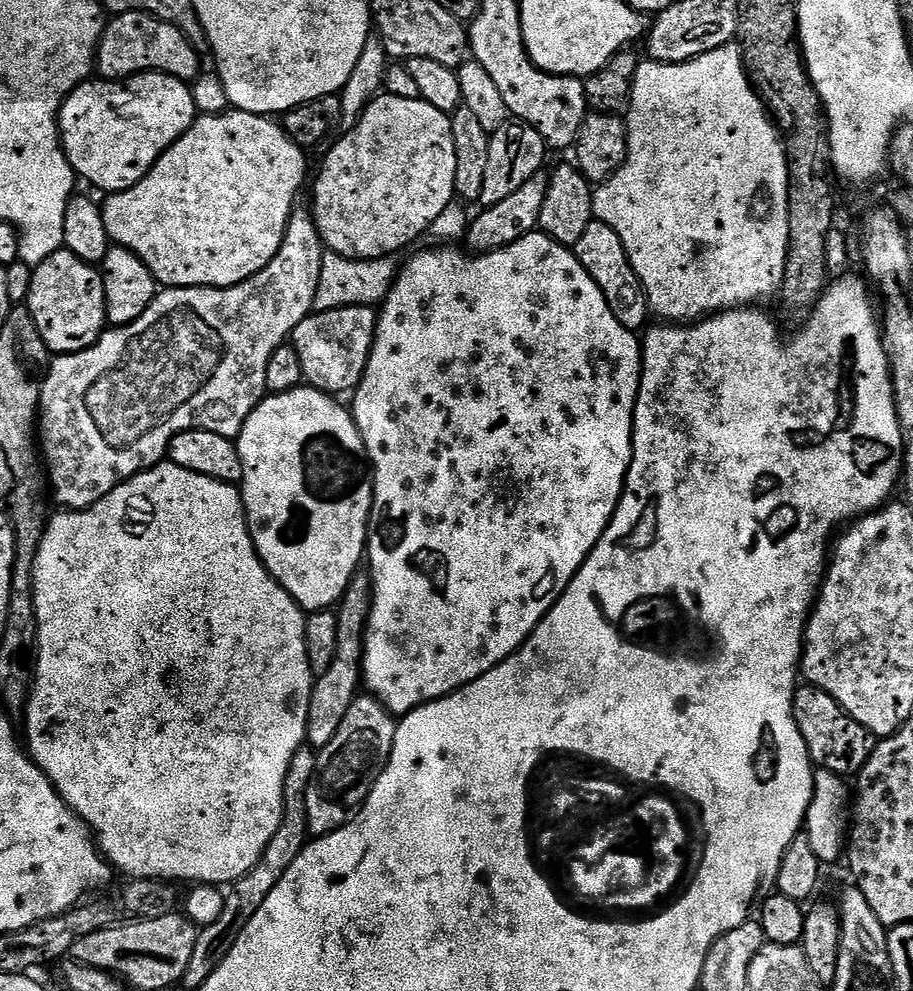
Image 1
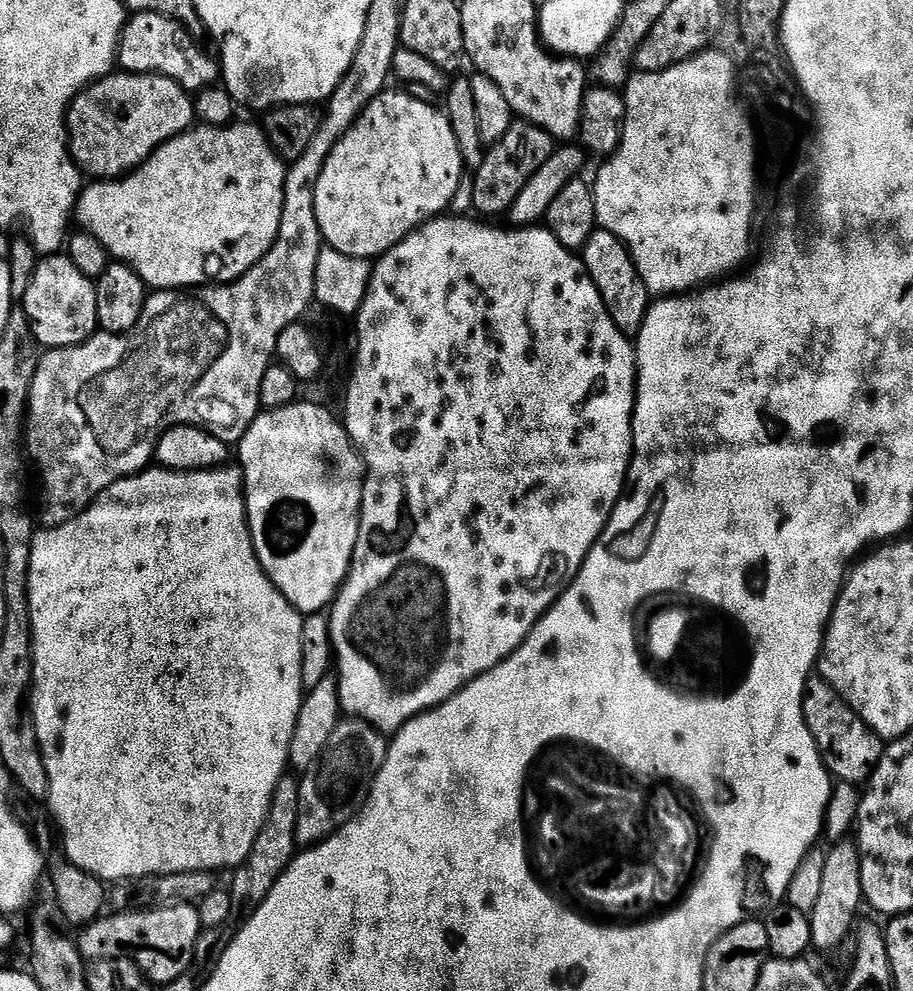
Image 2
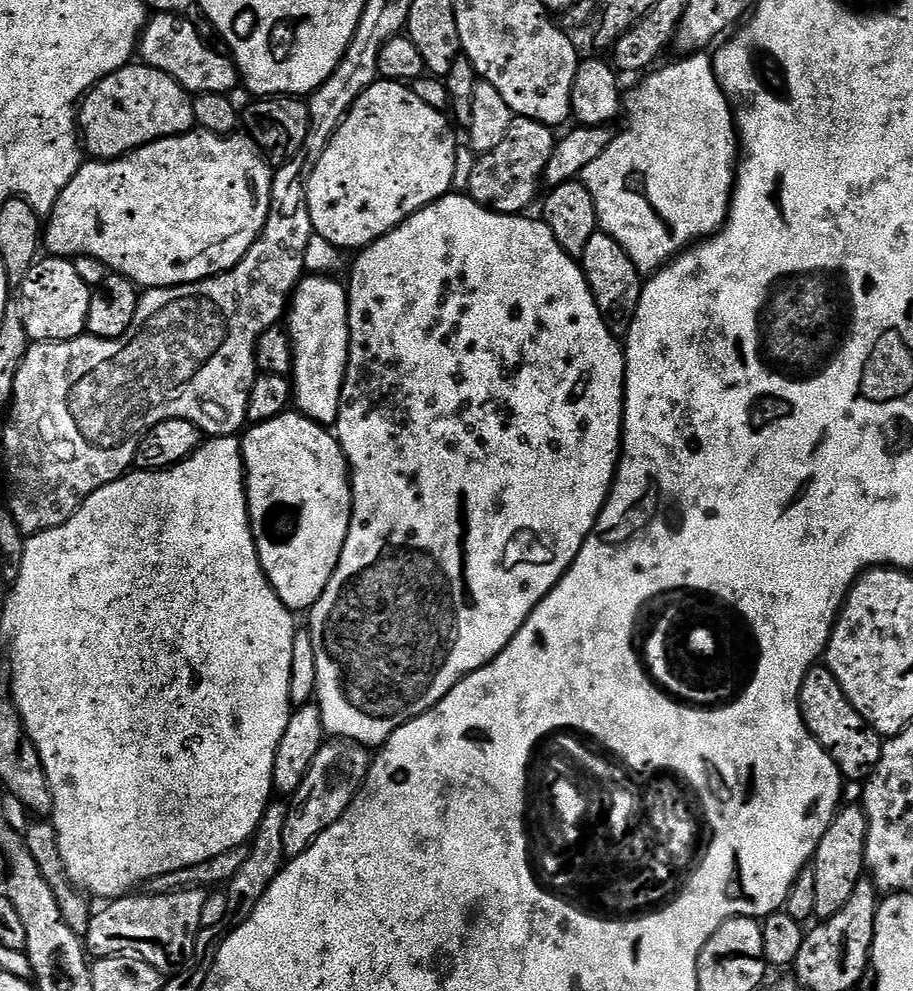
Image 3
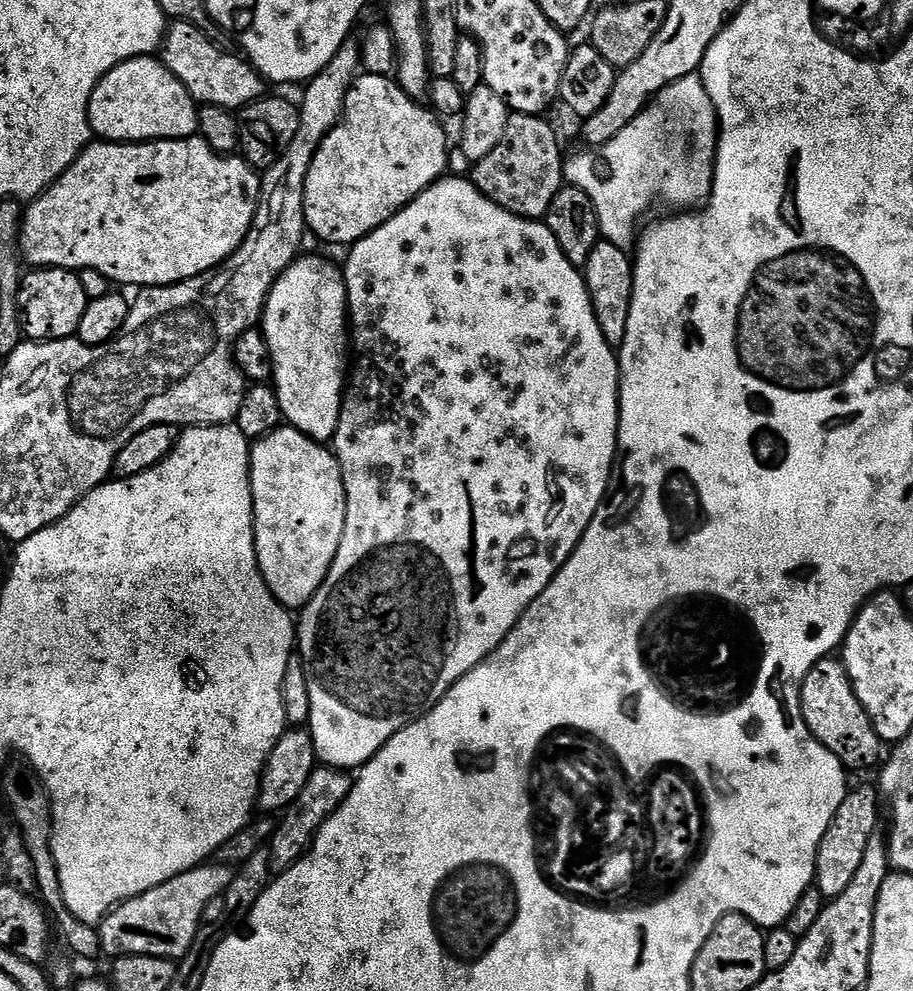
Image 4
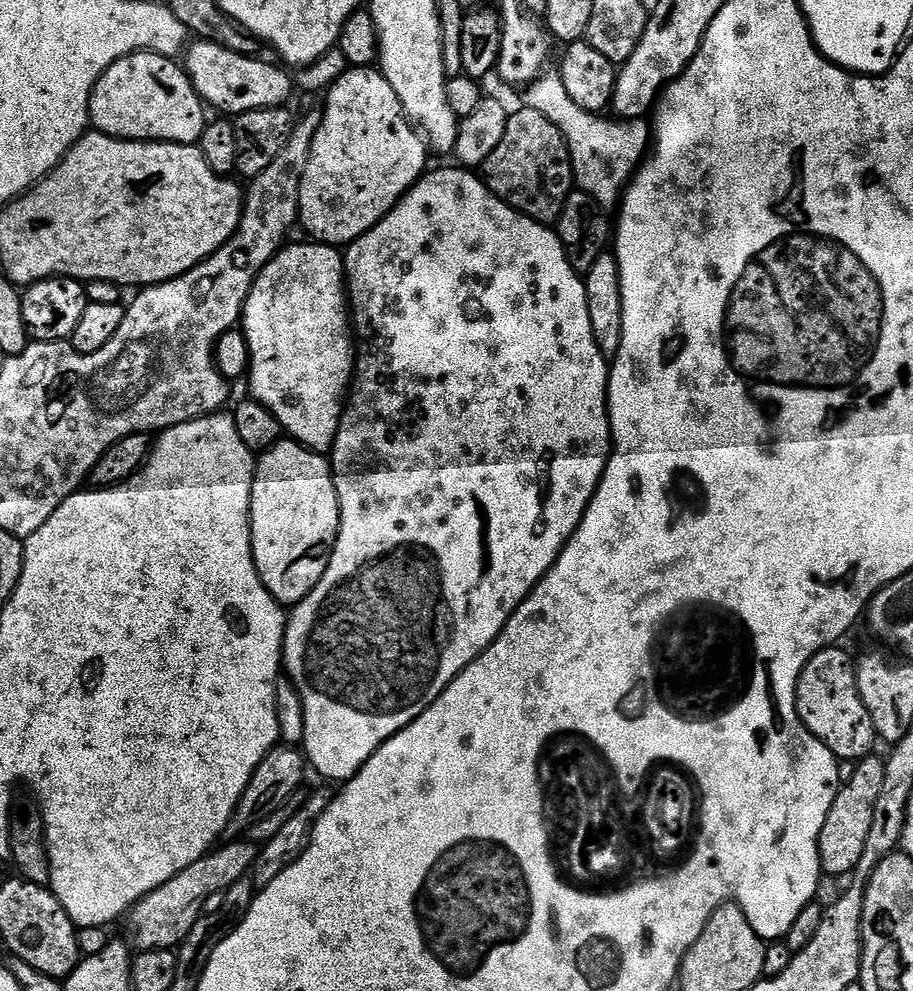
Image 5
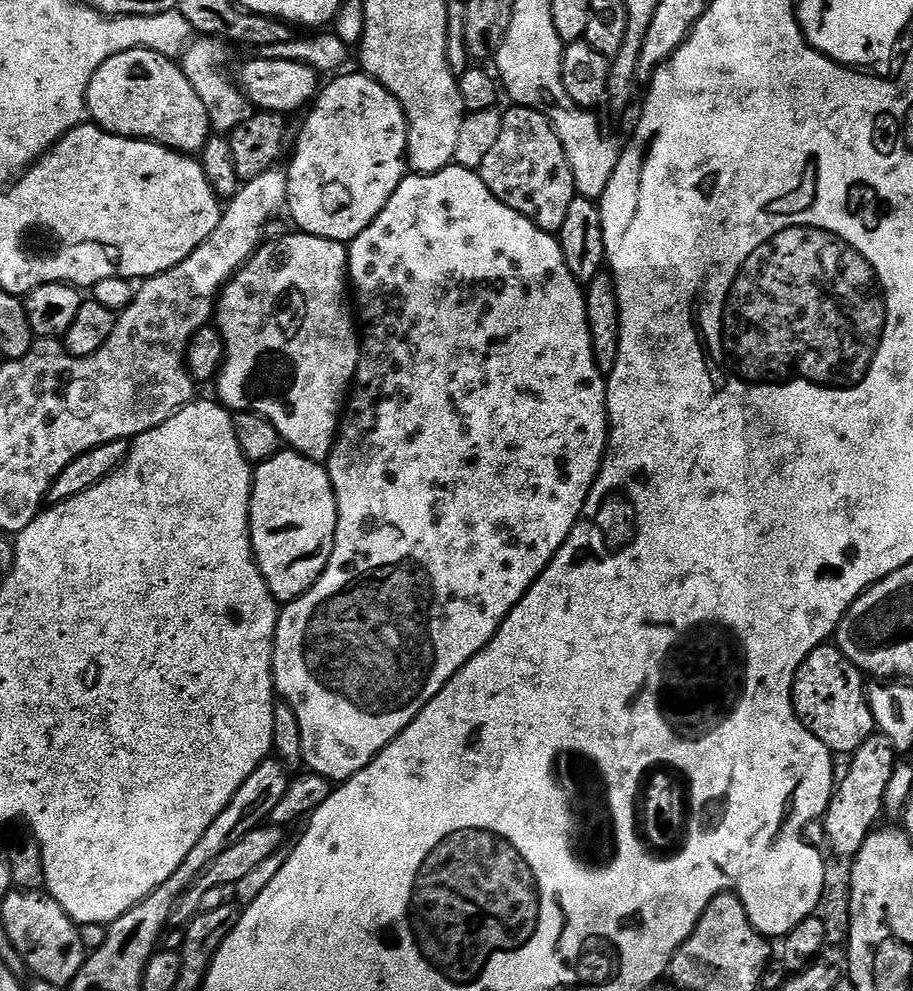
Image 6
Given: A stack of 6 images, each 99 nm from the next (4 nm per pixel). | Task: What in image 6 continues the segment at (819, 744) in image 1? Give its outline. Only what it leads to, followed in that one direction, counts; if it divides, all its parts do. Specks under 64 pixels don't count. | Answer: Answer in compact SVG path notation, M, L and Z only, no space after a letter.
M835 643L819 644L798 666L792 683L792 705L796 717L833 754L851 754L877 731L874 714L868 705L866 676Z

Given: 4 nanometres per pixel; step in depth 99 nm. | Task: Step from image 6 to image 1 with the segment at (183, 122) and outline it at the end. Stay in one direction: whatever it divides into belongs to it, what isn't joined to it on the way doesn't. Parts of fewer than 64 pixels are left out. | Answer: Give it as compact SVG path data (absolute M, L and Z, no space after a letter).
M137 72L127 80L89 78L75 88L60 107L60 140L70 166L81 181L89 180L104 194L130 190L156 163L165 150L186 134L197 118L192 89L187 83L161 72Z

